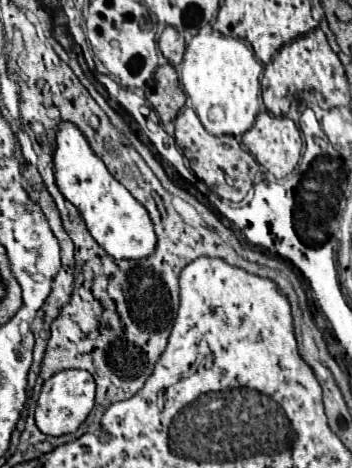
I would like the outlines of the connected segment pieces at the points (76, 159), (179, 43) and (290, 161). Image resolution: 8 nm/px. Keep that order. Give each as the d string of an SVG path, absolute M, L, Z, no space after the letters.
M61 120L55 126L55 152L53 172L61 194L81 212L87 230L95 242L113 258L143 258L155 248L155 232L147 210L129 194L129 190L117 182L103 160L93 152L85 134L69 120Z
M167 26L161 32L157 44L159 44L159 50L163 52L163 56L167 58L167 62L171 62L173 66L181 64L181 58L183 58L183 52L185 52L185 40L175 28Z
M261 112L253 124L251 130L247 130L243 134L243 146L247 146L247 150L251 152L251 156L267 170L271 172L277 180L285 178L287 174L291 174L299 162L301 156L301 130L297 128L297 124L289 118L275 118L269 112Z

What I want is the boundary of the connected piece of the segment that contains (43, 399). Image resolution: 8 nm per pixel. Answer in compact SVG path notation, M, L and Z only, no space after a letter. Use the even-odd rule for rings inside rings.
M63 370L53 374L41 388L35 424L43 434L69 434L77 430L93 410L93 376L87 370Z

